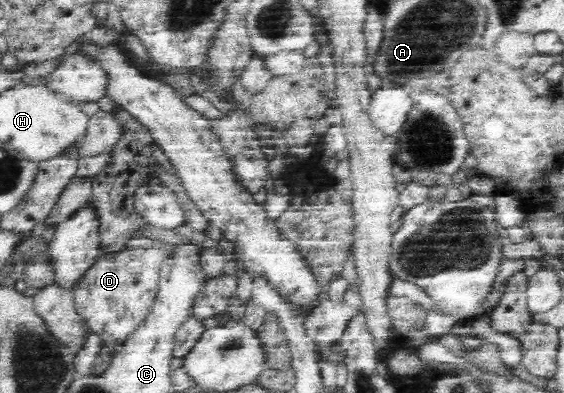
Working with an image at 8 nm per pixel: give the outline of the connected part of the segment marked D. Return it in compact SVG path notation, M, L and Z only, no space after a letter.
M125 248L116 253L102 253L97 257L94 265L85 272L77 285L74 294L74 305L77 312L85 319L89 333L100 337L103 344L124 343L127 337L138 328L151 312L155 298L159 291L160 272L167 258L167 252L157 248Z

